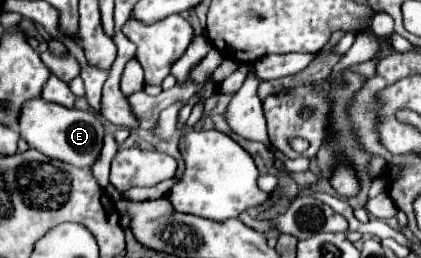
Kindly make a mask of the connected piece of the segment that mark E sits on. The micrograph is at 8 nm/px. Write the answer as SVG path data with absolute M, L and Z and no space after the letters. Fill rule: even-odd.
M40 97L30 99L30 103L22 107L22 115L18 117L18 131L32 149L76 167L90 167L98 159L104 137L104 127L98 115L92 111L68 109L58 103L46 103Z

